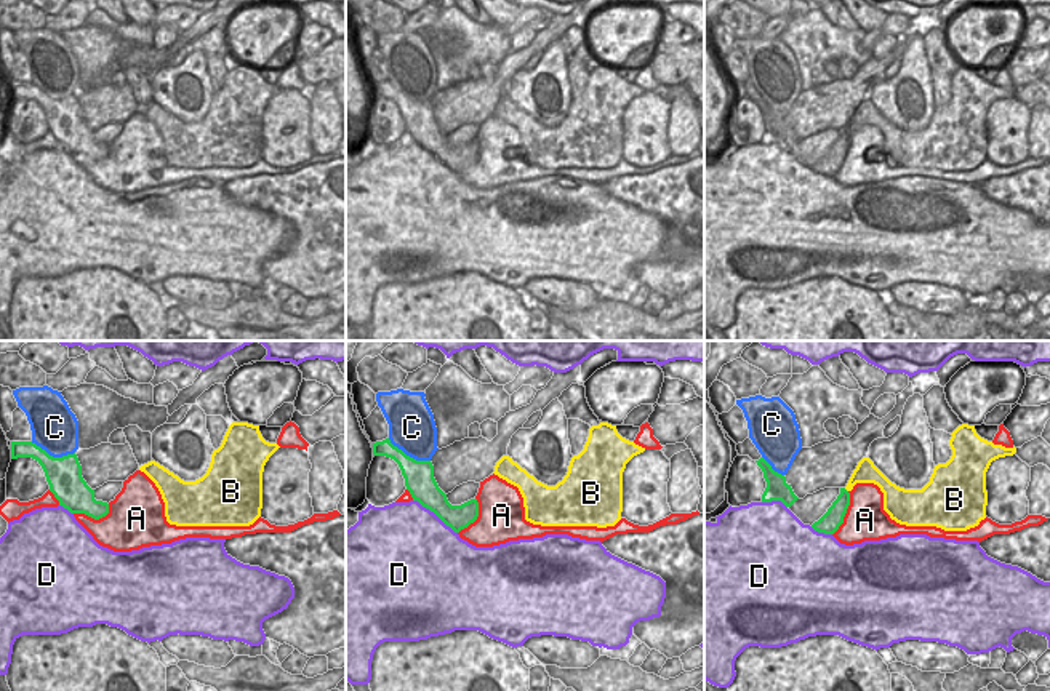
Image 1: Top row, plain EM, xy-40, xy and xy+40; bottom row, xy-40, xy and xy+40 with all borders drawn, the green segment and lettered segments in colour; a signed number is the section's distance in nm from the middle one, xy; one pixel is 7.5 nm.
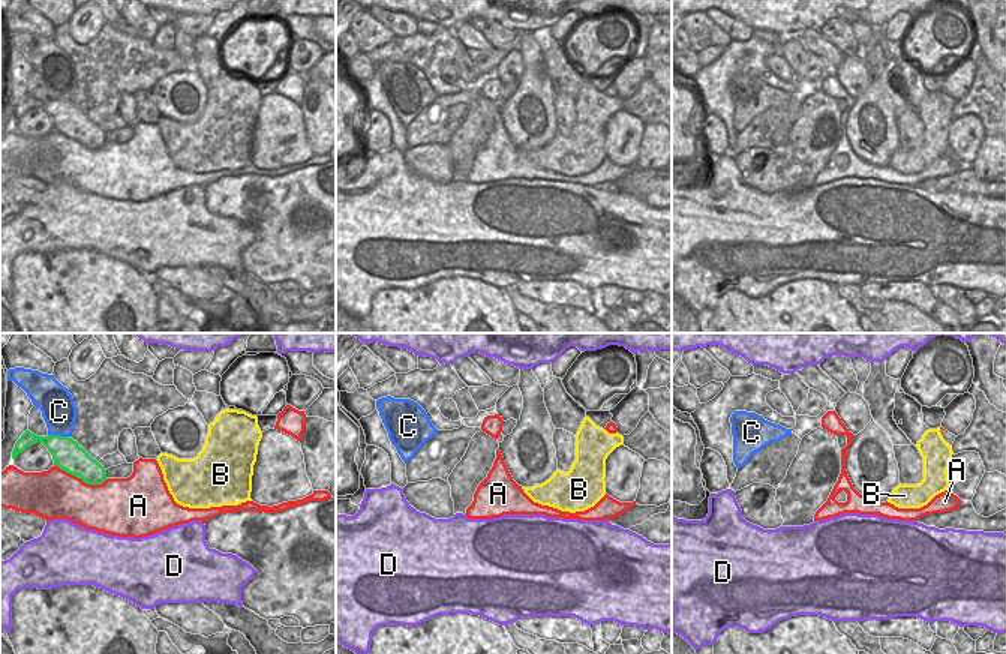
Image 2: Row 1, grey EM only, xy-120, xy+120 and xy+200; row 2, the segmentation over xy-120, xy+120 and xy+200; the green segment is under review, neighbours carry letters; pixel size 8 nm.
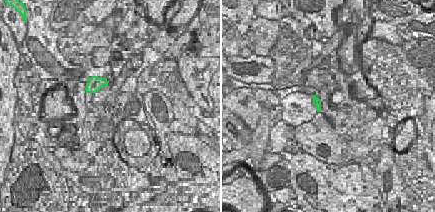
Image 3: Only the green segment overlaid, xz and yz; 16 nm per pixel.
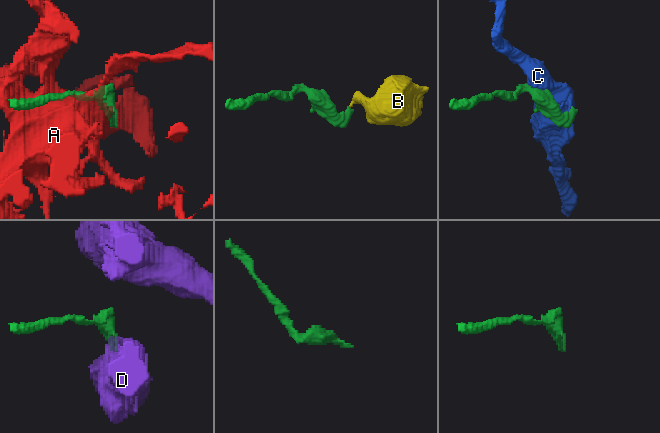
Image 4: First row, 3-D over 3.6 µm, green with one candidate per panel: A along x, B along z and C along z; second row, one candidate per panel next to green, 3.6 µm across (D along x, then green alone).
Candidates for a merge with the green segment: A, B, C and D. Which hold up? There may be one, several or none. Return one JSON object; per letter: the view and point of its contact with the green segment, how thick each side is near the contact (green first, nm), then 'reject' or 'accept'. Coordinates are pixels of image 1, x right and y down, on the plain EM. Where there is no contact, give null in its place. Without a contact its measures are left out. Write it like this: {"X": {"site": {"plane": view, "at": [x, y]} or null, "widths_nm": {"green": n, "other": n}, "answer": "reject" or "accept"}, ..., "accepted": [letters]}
{"A": {"site": {"plane": "xy-40", "at": [95, 160]}, "widths_nm": {"green": 240, "other": 360}, "answer": "reject"}, "B": {"site": {"plane": "xy+40", "at": [845, 131]}, "widths_nm": {"green": 150, "other": 170}, "answer": "accept"}, "C": {"site": {"plane": "xy-40", "at": [52, 98]}, "widths_nm": {"green": 260, "other": 360}, "answer": "reject"}, "D": {"site": {"plane": "xy", "at": [436, 155]}, "widths_nm": {"green": 220, "other": 500}, "answer": "reject"}, "accepted": ["B"]}

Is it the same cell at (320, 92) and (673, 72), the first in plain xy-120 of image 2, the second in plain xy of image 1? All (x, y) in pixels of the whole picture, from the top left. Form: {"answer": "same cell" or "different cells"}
{"answer": "different cells"}

